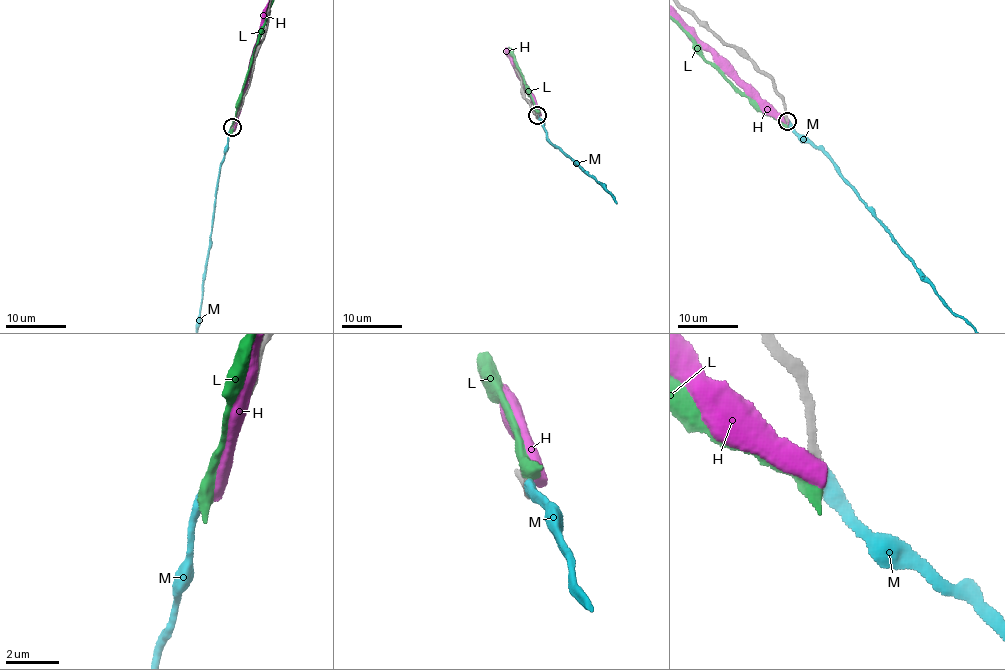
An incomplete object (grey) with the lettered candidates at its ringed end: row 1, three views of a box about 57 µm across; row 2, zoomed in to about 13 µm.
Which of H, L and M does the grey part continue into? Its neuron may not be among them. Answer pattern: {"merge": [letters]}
{"merge": ["M"]}

